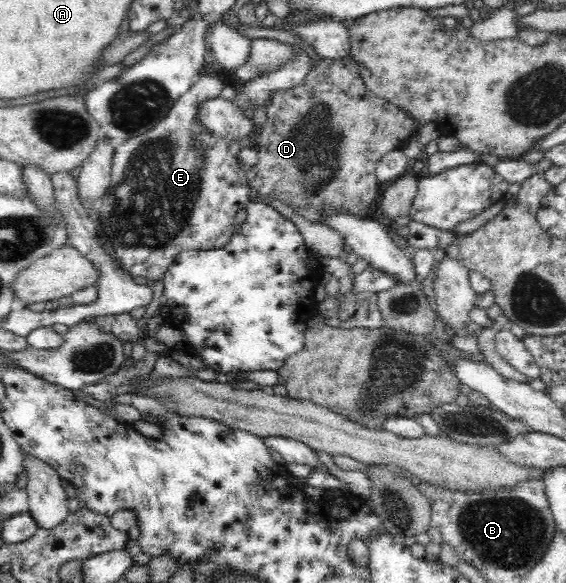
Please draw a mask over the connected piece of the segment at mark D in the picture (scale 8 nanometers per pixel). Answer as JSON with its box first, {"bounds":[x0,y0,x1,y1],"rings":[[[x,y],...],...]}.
{"bounds":[246,57,415,222],"rings":[[[320,57],[316,61],[316,65],[308,73],[308,77],[304,79],[302,85],[298,87],[292,87],[292,89],[286,89],[284,91],[276,91],[272,95],[272,101],[266,105],[267,119],[263,125],[256,148],[258,162],[251,168],[246,169],[248,187],[256,190],[260,196],[270,197],[274,200],[279,200],[294,209],[298,214],[308,218],[311,222],[317,221],[317,215],[320,208],[336,208],[340,211],[350,211],[352,214],[360,214],[366,209],[366,207],[372,207],[372,202],[378,193],[378,181],[376,175],[376,165],[380,158],[388,151],[393,149],[403,149],[410,138],[413,125],[415,122],[411,118],[411,115],[400,109],[398,106],[390,103],[382,96],[374,95],[365,86],[363,79],[360,77],[359,69],[355,60],[350,57],[340,57],[340,59],[327,59],[326,57]]]}

